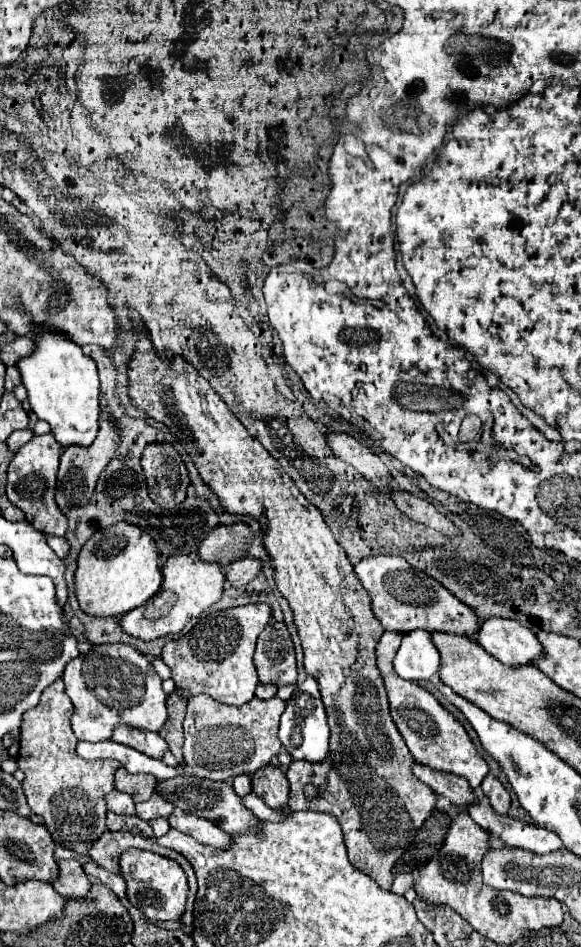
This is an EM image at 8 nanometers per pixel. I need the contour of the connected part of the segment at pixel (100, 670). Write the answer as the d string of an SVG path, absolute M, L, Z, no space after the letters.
M114 642L94 646L88 654L82 654L66 664L62 680L66 696L74 704L70 720L78 740L86 742L110 740L112 730L118 724L158 732L168 720L166 712L168 696L162 690L162 678L154 672L150 660L128 644Z

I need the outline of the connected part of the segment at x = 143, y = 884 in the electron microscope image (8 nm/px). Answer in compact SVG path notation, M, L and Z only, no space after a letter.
M128 848L120 854L120 874L126 880L126 900L138 908L146 918L158 920L178 920L186 906L188 882L184 870L174 862L160 854Z

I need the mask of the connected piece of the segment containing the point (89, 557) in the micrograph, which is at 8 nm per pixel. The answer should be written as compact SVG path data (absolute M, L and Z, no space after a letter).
M114 524L106 530L98 530L80 550L78 562L76 562L76 572L74 572L74 594L80 604L80 610L96 616L96 618L106 618L106 616L124 616L126 612L142 606L146 600L150 600L162 584L162 572L160 572L160 554L154 548L154 540L142 532L134 524Z

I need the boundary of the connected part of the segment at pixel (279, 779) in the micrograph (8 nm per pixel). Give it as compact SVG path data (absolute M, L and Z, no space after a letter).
M268 764L266 768L260 768L252 776L252 790L270 808L286 808L286 804L288 804L288 794L290 794L288 780L278 766Z

